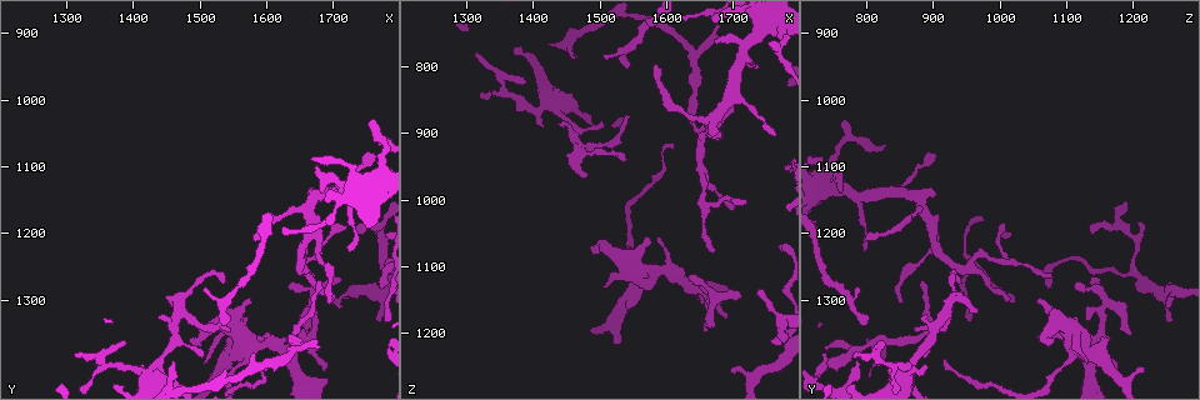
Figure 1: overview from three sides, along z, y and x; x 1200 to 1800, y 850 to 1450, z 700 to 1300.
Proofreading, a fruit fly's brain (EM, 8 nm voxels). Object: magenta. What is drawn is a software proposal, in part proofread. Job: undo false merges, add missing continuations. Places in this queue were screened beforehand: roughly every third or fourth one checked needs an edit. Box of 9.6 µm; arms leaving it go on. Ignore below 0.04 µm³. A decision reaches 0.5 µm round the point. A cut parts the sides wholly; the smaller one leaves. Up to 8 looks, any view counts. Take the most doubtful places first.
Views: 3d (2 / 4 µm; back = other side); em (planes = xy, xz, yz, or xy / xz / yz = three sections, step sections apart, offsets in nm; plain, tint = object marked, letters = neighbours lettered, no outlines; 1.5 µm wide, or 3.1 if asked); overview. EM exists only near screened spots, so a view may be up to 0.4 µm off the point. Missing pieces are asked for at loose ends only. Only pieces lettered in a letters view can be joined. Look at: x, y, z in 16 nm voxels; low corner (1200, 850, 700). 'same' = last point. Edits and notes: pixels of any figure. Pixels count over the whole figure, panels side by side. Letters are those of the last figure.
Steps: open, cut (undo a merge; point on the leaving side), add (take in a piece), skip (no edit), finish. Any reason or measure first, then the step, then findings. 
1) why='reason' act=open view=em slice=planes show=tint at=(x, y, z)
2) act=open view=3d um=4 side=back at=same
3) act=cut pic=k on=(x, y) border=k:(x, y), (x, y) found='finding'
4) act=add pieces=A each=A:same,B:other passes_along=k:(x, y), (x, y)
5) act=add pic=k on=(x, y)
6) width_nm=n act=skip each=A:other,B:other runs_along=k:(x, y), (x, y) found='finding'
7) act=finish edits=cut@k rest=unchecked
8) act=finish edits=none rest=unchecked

why='thin end' act=open view=3d um=4 at=(1465, 1390, 790)

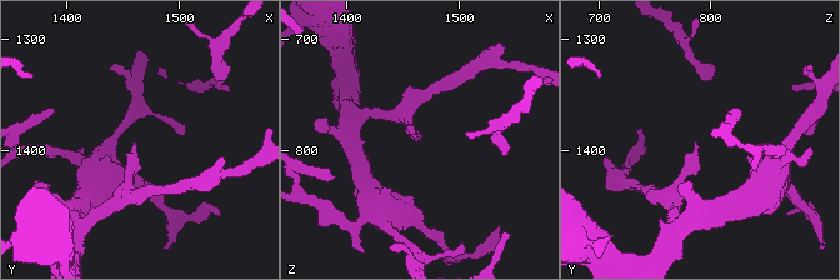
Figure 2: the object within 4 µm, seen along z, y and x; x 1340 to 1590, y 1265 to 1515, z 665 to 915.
why='need the tissue' act=open view=em slice=planes show=letters at=(1460, 1392, 790)

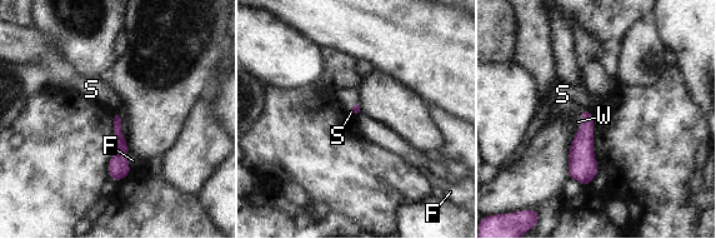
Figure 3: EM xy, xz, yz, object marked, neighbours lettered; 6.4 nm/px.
act=add pieces=W each=F:other,S:other,W:same found='the neuron continues'

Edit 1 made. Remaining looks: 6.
why='free end' act=open view=em slice=planes show=letters at=(1765, 1085, 905)

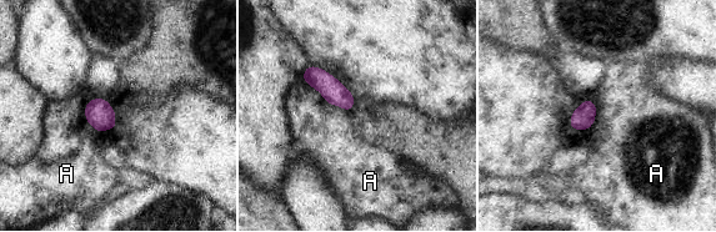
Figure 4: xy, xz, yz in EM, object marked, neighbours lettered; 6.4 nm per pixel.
act=skip each=A:other border=4:(303, 79), (328, 102), (349, 112) found='no lettered piece goes on from it'

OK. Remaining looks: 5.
why='branch stops here' act=open view=em slice=planes show=letters at=(1440, 1325, 890)

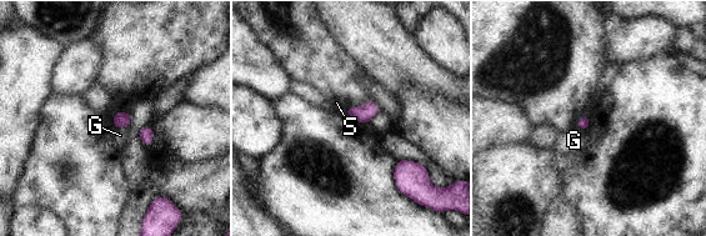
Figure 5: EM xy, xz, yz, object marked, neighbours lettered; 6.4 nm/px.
act=skip each=G:other,S:other found='none of them fits'

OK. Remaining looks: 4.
act=finish edits=add@3 rest=unchecked

